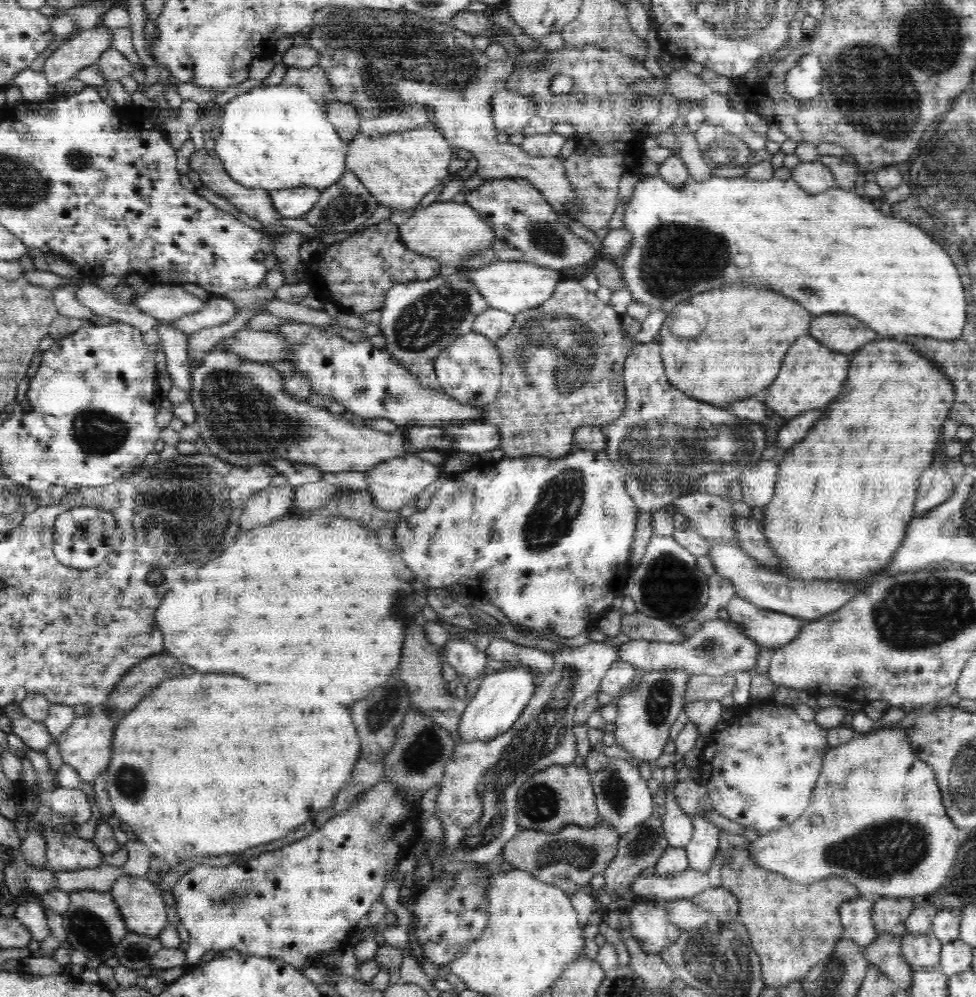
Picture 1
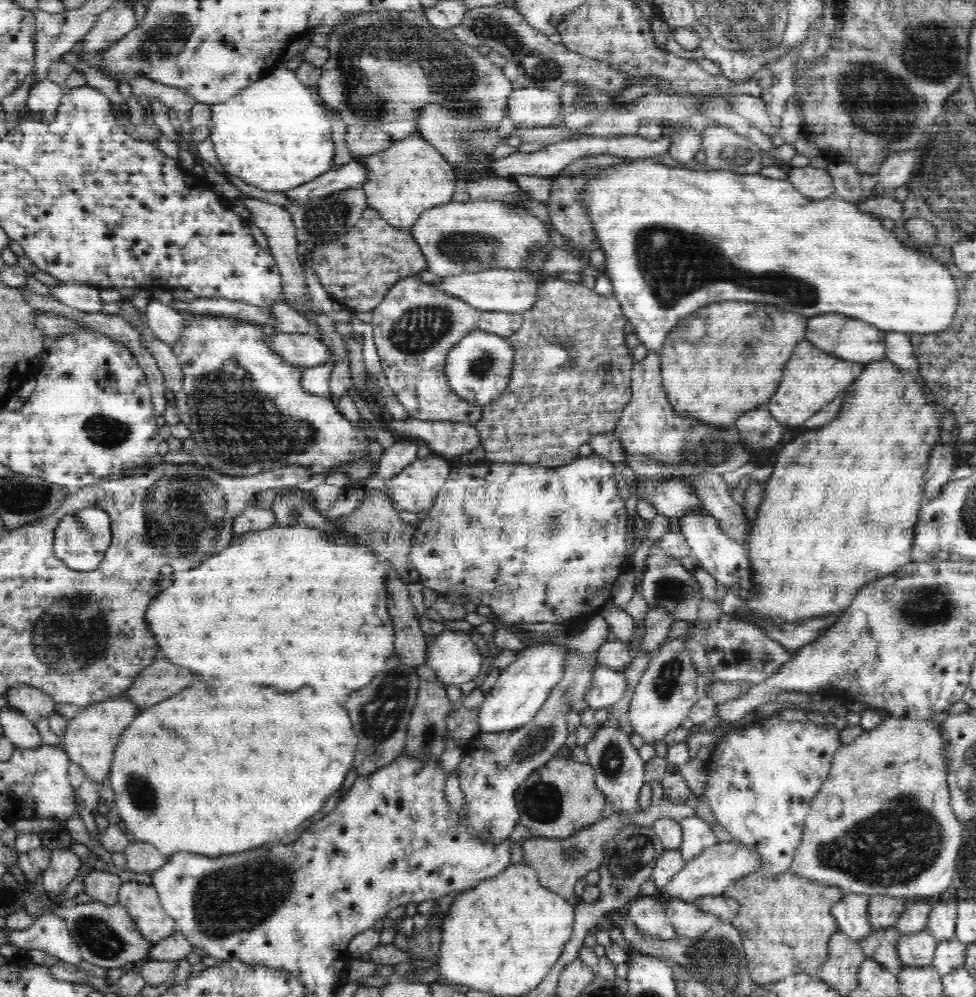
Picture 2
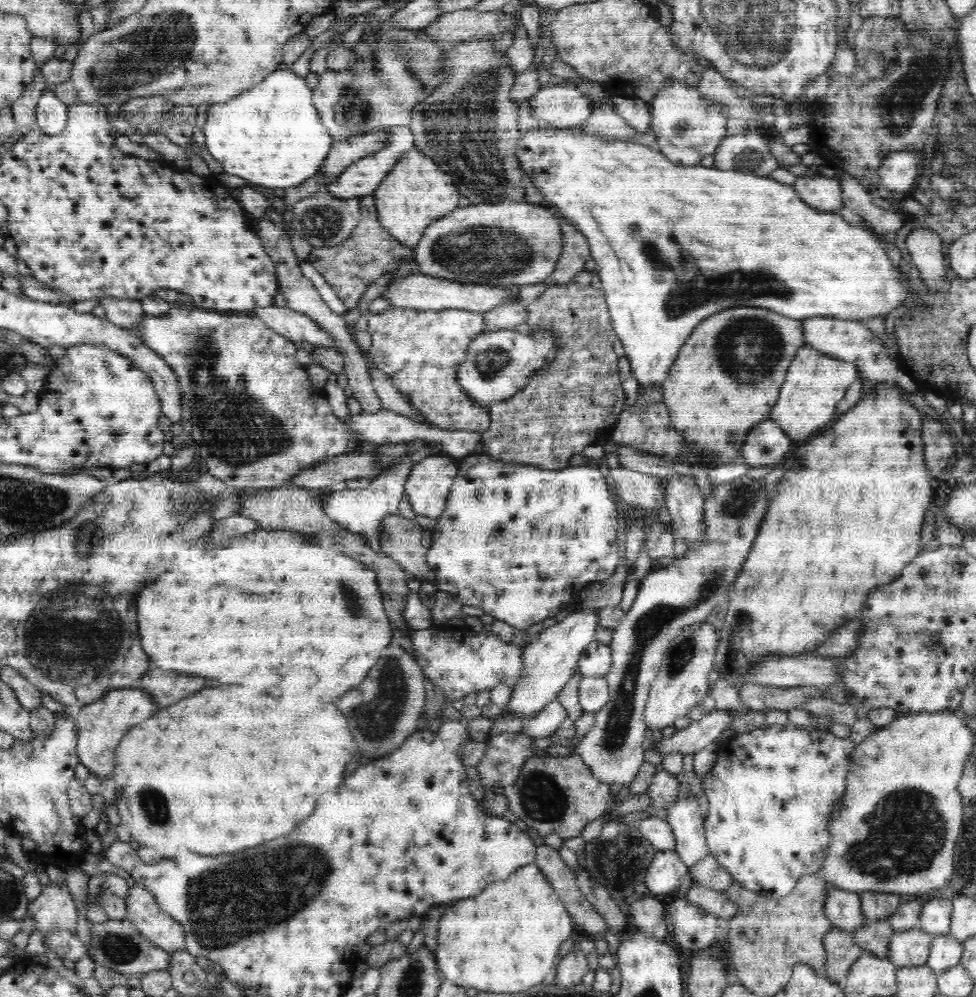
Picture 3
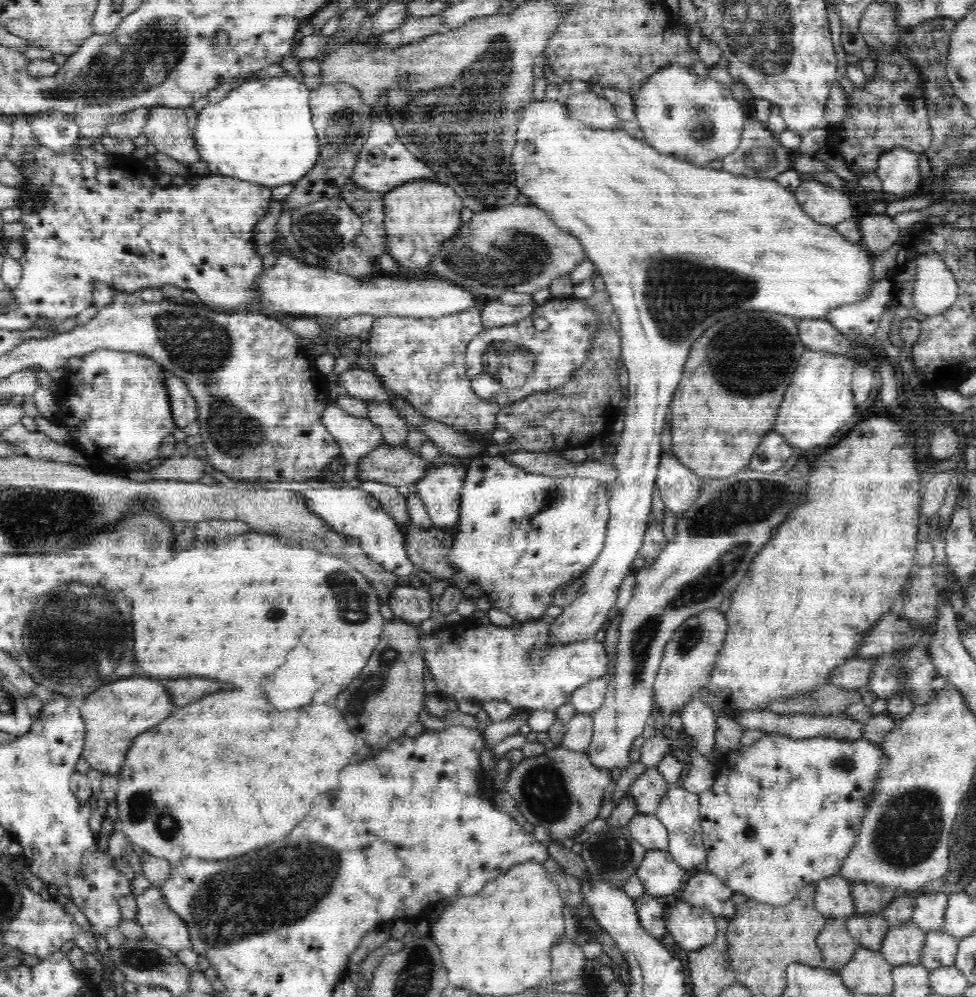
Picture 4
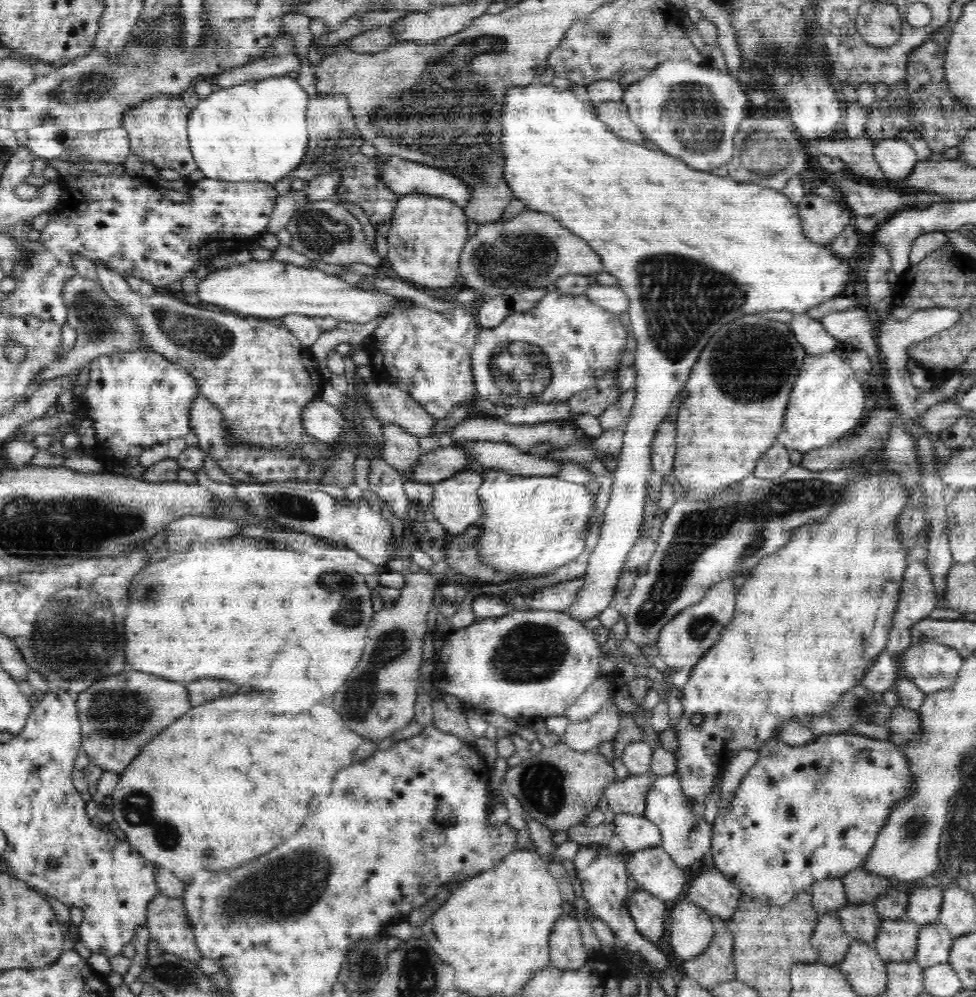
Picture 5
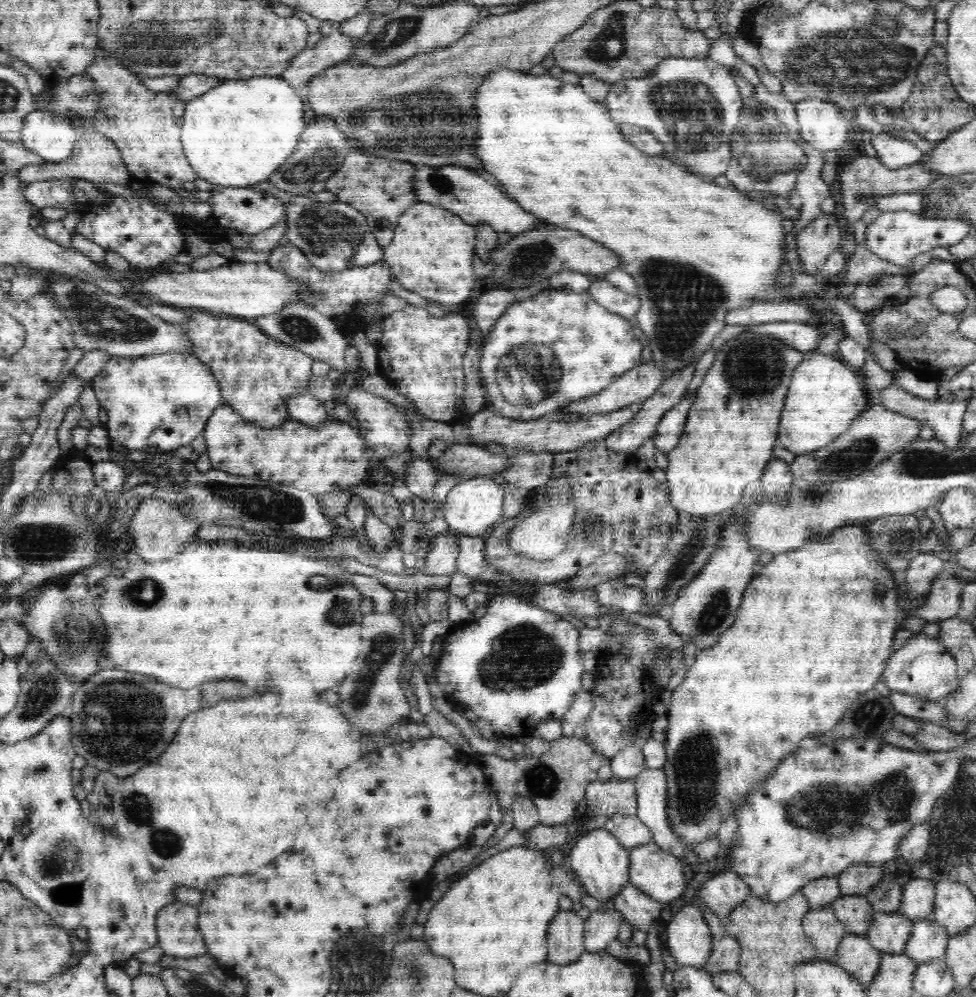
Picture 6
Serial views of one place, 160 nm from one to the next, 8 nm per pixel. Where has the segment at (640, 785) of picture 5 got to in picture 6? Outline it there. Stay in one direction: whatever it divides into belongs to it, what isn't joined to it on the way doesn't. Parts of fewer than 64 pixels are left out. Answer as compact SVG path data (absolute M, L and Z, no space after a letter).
M610 779L607 781L594 781L588 785L582 805L578 806L575 814L583 813L585 816L608 816L622 813L626 815L637 814L637 796L635 795L635 782L633 779Z

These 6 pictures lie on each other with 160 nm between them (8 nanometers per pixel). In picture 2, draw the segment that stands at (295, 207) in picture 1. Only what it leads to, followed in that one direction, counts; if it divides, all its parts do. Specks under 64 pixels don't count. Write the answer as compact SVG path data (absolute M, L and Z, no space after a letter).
M355 159L354 162L343 164L310 182L284 191L284 195L288 199L292 199L292 201L311 201L330 193L336 193L336 190L360 188L364 186L366 178L368 178L366 165L362 161Z

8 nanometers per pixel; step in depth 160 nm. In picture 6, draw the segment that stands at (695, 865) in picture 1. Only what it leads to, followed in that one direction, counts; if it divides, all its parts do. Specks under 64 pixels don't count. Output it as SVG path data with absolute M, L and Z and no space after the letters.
M644 769L633 781L638 803L636 815L652 831L653 842L677 859L685 854L694 856L694 845L683 844L671 831L666 814L667 780L663 769Z

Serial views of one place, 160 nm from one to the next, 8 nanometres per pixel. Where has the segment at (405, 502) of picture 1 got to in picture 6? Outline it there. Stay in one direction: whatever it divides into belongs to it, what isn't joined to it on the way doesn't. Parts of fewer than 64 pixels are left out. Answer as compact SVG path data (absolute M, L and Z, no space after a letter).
M475 477L460 482L448 494L444 502L444 517L449 529L456 534L471 537L488 536L491 527L503 518L505 492L491 477Z

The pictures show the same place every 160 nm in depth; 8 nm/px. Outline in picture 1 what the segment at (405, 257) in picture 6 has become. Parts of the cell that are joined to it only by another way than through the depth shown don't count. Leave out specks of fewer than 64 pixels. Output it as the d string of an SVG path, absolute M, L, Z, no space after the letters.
M428 119L424 126L404 132L392 132L368 138L356 134L347 145L345 166L364 183L380 206L389 206L394 212L408 212L420 206L422 198L434 195L455 167L454 146L443 132Z

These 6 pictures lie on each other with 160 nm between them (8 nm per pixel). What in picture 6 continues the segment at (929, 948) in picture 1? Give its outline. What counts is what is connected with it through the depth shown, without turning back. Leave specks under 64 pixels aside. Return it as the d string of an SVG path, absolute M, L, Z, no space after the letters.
M875 913L868 927L866 938L881 953L904 954L912 934L913 921L902 913Z

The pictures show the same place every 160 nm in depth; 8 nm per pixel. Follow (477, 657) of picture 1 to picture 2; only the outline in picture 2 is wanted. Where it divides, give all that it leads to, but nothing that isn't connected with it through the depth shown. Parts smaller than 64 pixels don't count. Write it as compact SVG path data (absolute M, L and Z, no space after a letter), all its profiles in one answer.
M444 630L426 641L427 664L441 684L460 685L478 676L483 658L478 640L468 632Z

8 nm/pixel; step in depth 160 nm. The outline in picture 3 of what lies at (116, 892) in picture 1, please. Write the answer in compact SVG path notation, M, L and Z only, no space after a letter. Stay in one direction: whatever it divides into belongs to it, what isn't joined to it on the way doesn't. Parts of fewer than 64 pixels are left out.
M136 883L129 888L124 903L127 918L150 943L167 953L187 950L182 925L160 908L149 890Z

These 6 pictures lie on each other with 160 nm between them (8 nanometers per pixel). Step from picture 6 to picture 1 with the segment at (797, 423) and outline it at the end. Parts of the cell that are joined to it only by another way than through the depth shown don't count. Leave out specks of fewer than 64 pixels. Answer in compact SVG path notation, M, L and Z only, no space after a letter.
M802 336L790 346L778 378L766 390L764 403L768 408L774 408L774 412L785 420L794 418L806 410L822 408L840 394L842 384L848 378L848 370L850 370L850 358L846 354L830 352L812 336Z

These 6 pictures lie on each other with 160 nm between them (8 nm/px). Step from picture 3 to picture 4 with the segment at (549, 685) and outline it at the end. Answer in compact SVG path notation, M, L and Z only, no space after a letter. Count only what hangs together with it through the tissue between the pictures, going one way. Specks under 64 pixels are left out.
M534 100L522 110L518 130L515 132L516 144L511 154L513 171L515 174L515 185L524 196L527 196L530 205L539 206L545 210L551 219L558 225L558 228L564 232L573 234L580 240L584 247L587 258L595 265L596 273L600 275L606 283L606 292L609 294L610 302L613 304L614 313L617 314L620 322L621 337L621 358L627 368L629 383L625 389L626 405L624 428L621 432L622 440L616 444L616 454L609 460L618 476L614 486L609 490L610 499L608 502L610 520L606 528L606 541L604 548L600 551L596 560L588 567L586 573L581 578L583 585L576 596L576 600L569 606L566 606L562 613L558 615L552 624L550 624L550 637L554 643L571 643L579 640L594 639L596 632L602 628L602 624L608 619L610 610L617 602L618 590L621 582L628 576L632 561L638 556L639 548L642 546L645 531L651 525L650 511L652 506L652 494L655 488L657 469L661 459L662 440L660 434L664 430L664 424L669 420L670 402L674 396L675 390L680 384L680 378L684 374L684 366L688 360L690 348L704 334L710 326L714 326L718 320L734 316L738 312L746 310L774 310L778 314L786 316L796 316L796 318L825 318L830 310L835 309L842 304L861 301L866 298L864 292L870 284L872 278L872 266L874 257L862 242L853 245L850 241L844 239L838 233L834 226L822 226L798 204L795 193L782 186L775 179L764 179L748 176L734 176L726 170L712 170L706 166L696 166L678 158L672 158L672 155L662 154L653 146L650 146L643 139L636 139L630 136L624 130L599 130L587 126L569 116L566 105L560 101Z

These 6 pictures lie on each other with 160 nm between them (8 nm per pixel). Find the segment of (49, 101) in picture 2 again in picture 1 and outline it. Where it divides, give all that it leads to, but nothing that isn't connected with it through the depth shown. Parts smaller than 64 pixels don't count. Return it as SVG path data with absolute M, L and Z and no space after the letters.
M24 70L12 78L12 83L22 91L23 98L27 102L48 102L56 93L56 87L52 86L45 77L43 71Z

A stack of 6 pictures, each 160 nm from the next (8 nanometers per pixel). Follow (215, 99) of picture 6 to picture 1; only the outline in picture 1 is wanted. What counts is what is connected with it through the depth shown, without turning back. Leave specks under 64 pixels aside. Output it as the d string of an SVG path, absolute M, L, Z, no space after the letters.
M284 83L254 87L229 100L223 111L222 131L215 141L214 151L224 170L242 186L267 191L294 187L312 187L322 191L345 173L347 145L336 127L328 121L324 106L313 101L300 87Z

